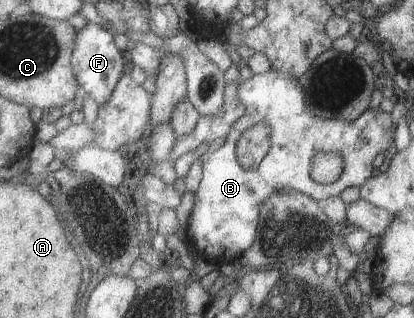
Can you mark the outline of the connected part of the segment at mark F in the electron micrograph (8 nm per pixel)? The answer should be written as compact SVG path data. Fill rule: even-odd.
M87 22L81 29L76 30L75 41L71 57L72 71L76 72L83 91L95 100L97 106L101 105L122 76L125 55L115 46L113 32L93 22Z

